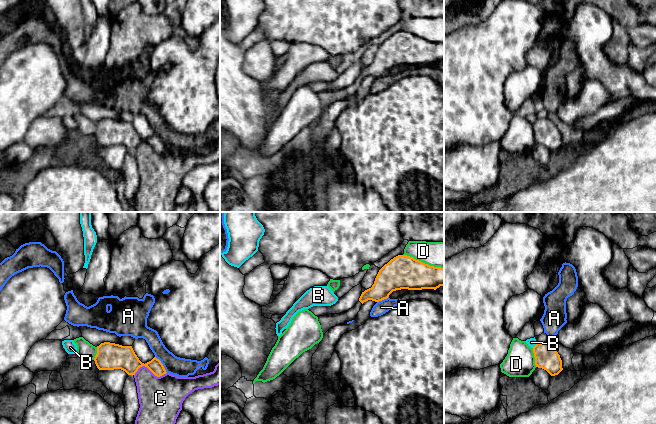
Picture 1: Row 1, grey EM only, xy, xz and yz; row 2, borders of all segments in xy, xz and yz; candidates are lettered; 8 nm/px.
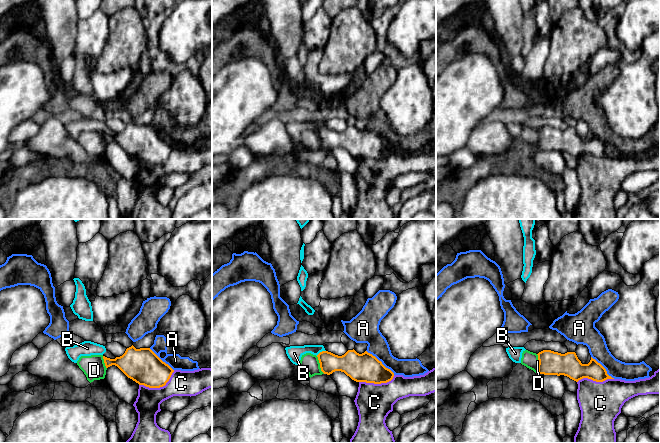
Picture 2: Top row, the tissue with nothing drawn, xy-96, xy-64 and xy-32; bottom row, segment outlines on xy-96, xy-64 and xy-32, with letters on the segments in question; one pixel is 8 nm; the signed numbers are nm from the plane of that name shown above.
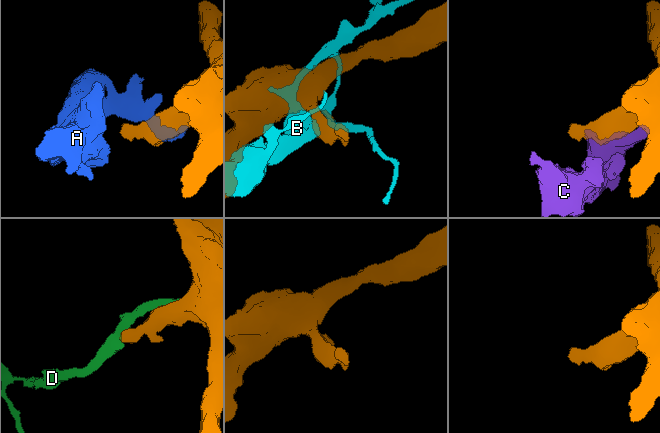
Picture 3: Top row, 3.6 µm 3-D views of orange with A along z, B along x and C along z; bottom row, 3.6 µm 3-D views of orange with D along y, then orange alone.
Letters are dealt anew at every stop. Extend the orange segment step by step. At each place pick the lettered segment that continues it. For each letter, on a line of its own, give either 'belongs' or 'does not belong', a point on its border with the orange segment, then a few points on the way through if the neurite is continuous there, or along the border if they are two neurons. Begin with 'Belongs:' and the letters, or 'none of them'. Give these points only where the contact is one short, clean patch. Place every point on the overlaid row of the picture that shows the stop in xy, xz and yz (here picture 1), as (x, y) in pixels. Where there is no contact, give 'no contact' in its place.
Belongs: none of them
A: does not belong; contact xy (162, 364)
B: does not belong; contact yz (535, 345); border yz (537, 343), (532, 347)
C: does not belong; contact xy (149, 369)
D: does not belong; contact xz (422, 262)

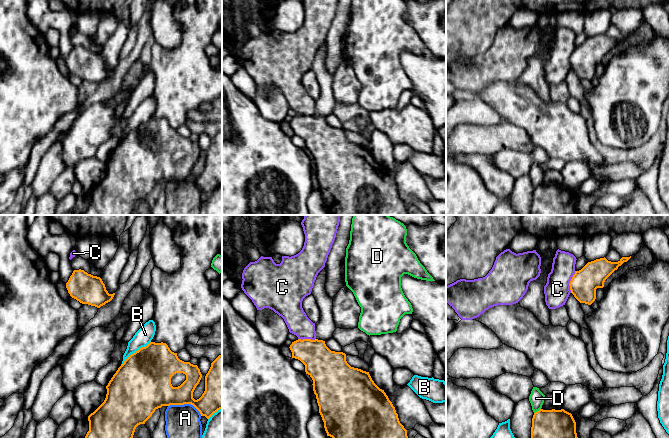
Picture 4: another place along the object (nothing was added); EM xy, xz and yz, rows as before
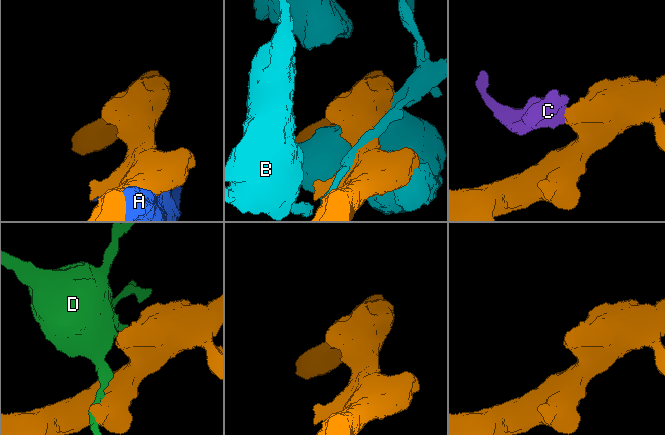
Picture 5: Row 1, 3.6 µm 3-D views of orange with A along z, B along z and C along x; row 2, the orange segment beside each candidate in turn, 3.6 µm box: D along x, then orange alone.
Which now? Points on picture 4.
Belongs: C
A: does not belong; contact xy (185, 403)
B: does not belong; contact xy (136, 351)
C: belongs; contact yz (570, 282); way yz (583, 285), (577, 282), (570, 282), (564, 282), (557, 289)
D: does not belong; contact yz (537, 411)

